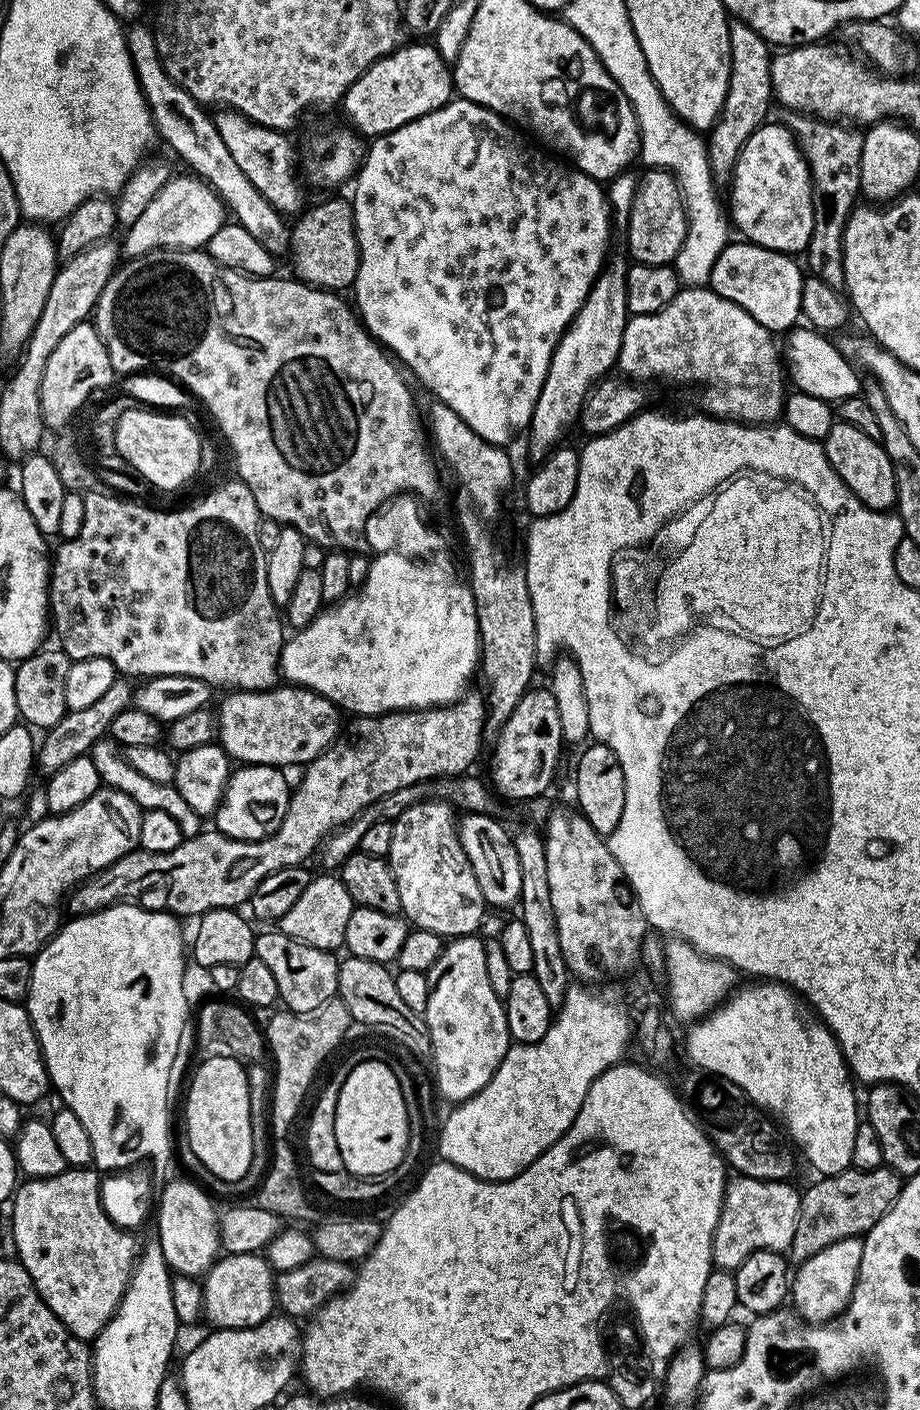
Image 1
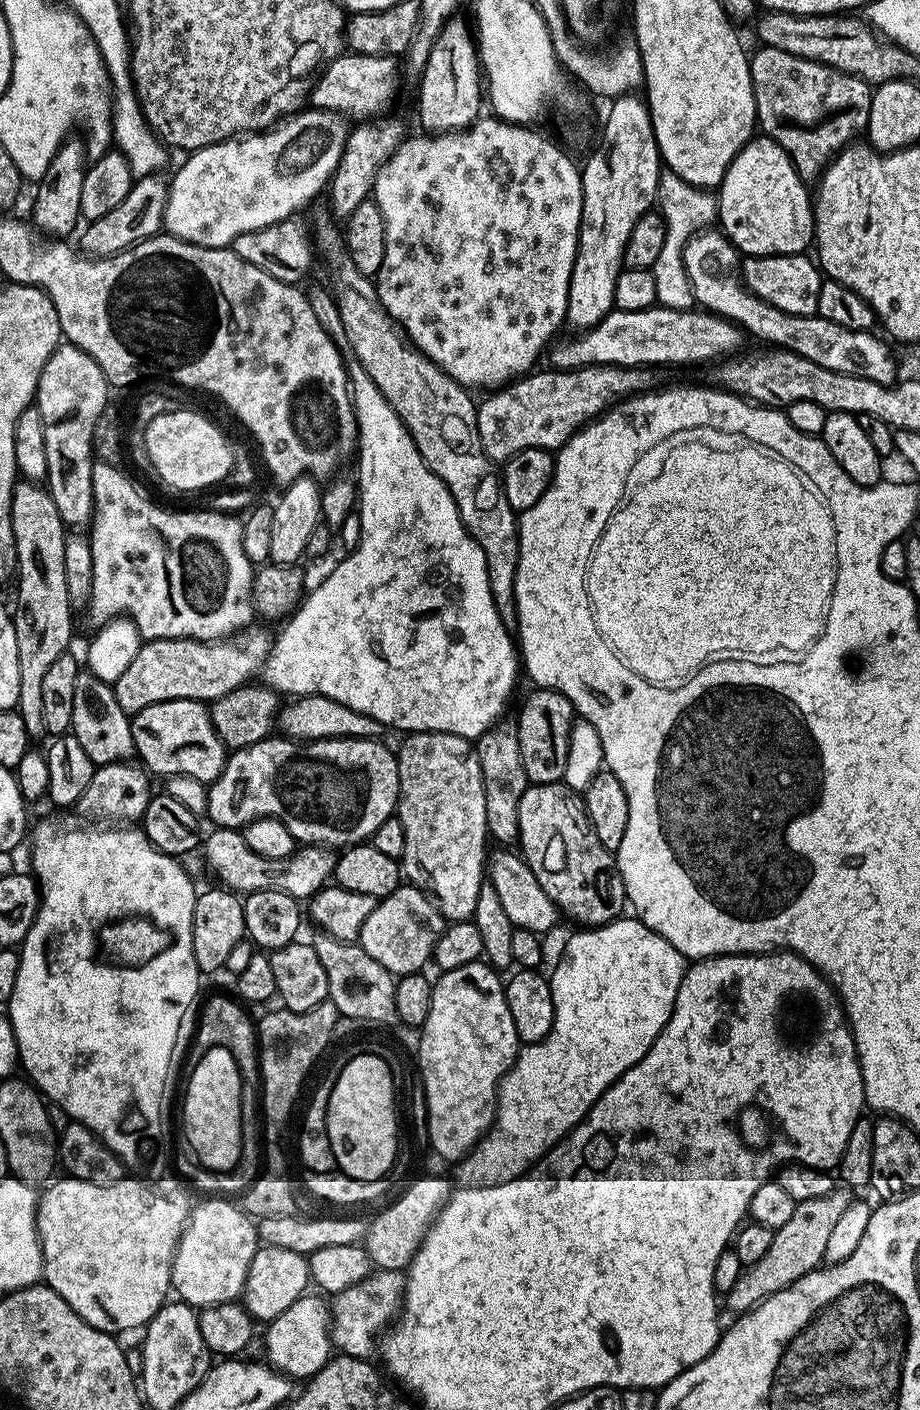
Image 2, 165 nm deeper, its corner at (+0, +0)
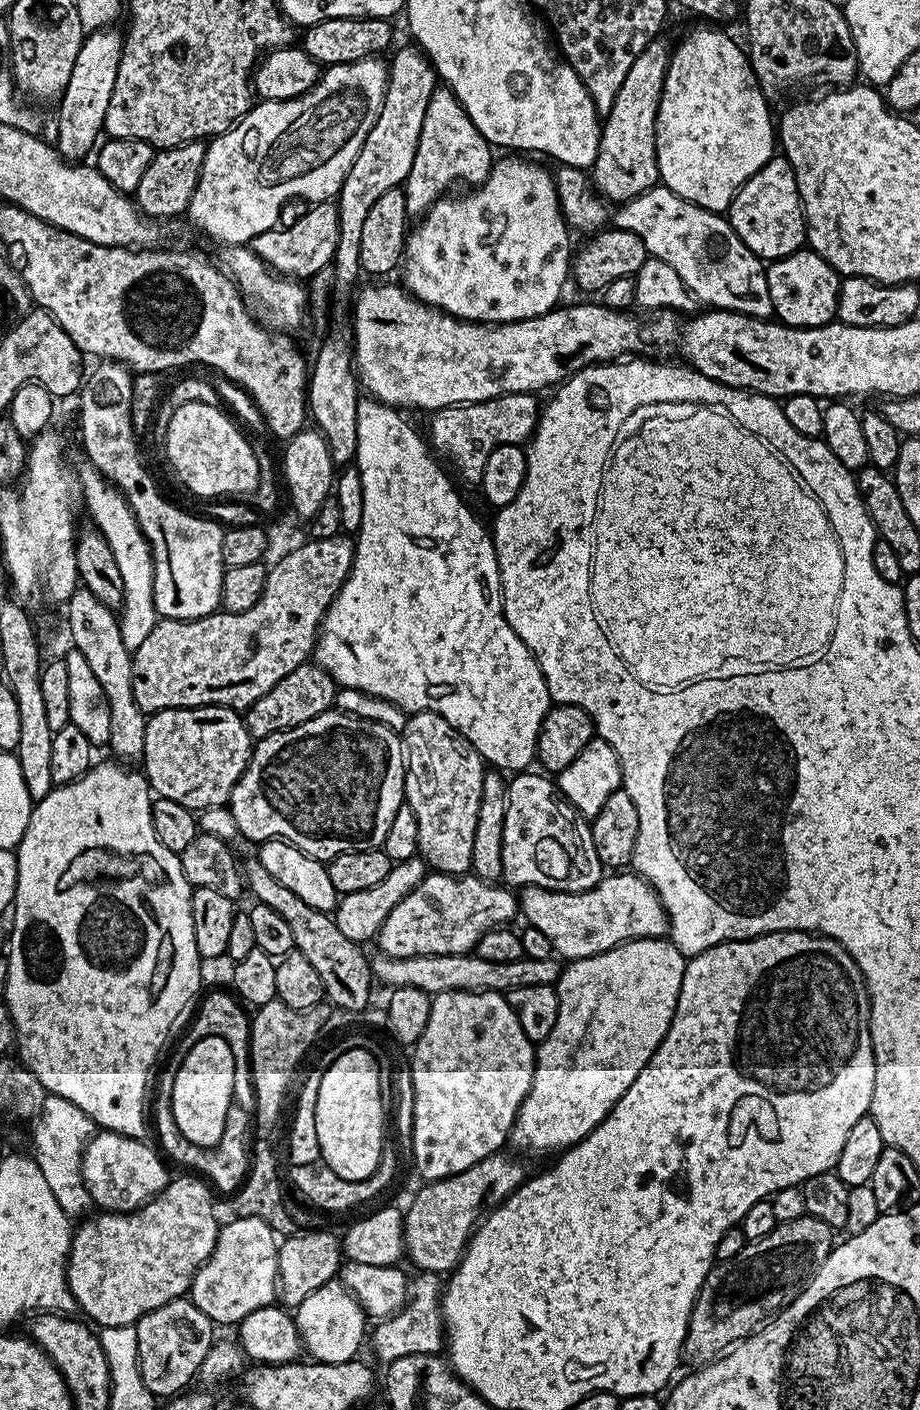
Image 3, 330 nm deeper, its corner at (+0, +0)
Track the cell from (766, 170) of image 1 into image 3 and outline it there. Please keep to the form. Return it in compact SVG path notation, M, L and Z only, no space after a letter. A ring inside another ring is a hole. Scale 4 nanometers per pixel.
M773 155L772 159L758 170L736 191L736 197L729 206L726 219L732 228L746 242L746 246L765 262L780 260L801 251L806 244L804 207L800 204L798 182L794 170L783 155Z

